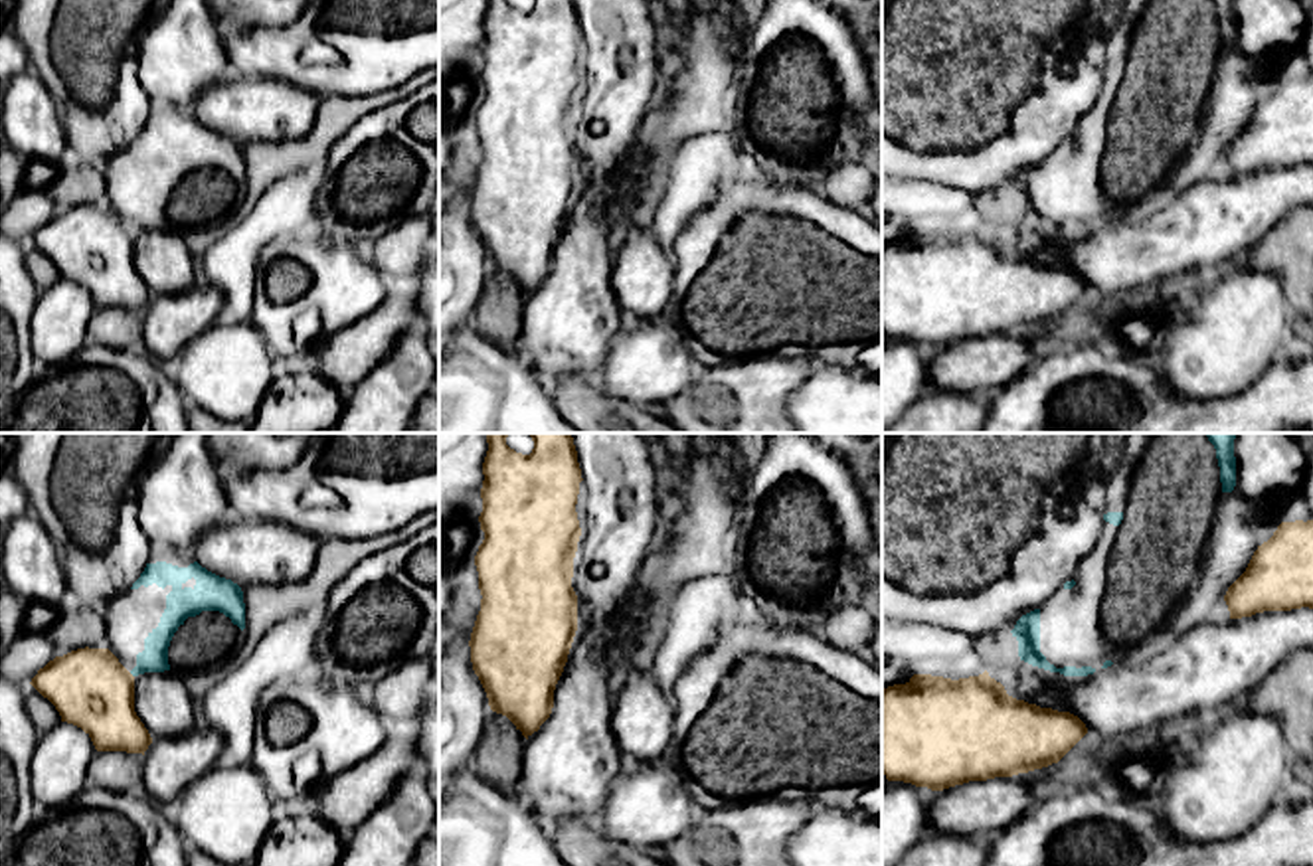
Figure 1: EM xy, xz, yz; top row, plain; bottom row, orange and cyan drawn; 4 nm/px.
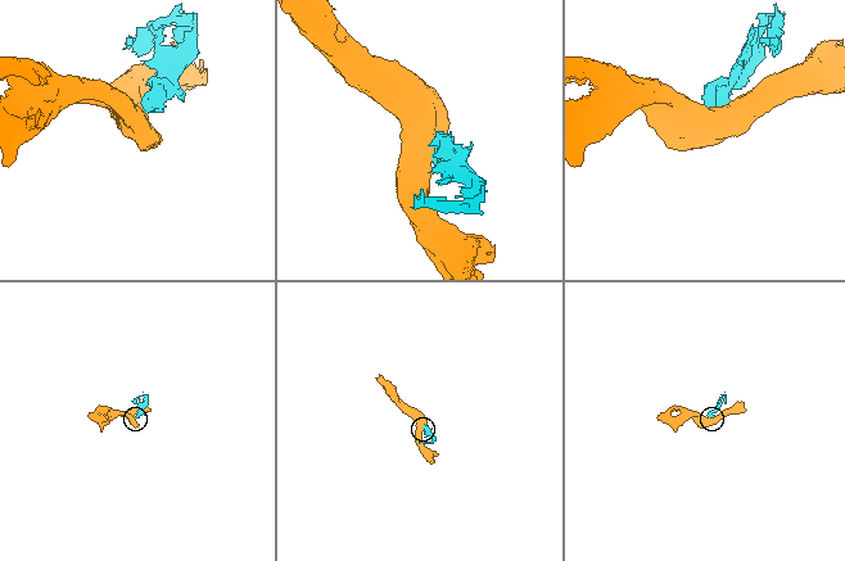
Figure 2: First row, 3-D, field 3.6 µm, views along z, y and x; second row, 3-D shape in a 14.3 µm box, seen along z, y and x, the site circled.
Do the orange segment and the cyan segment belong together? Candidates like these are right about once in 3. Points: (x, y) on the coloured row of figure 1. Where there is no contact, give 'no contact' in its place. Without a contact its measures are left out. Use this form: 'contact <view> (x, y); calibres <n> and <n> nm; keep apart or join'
contact xy (131, 675); calibres 320 and 110 nm; keep apart

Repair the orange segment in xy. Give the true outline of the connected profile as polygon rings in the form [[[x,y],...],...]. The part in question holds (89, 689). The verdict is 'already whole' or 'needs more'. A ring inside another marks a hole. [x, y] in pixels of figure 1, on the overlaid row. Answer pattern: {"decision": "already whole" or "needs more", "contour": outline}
{"decision": "already whole", "contour": [[[77,649],[55,656],[30,682],[47,698],[61,716],[61,722],[81,728],[97,751],[142,753],[152,737],[134,712],[134,676],[119,662],[109,649]]]}

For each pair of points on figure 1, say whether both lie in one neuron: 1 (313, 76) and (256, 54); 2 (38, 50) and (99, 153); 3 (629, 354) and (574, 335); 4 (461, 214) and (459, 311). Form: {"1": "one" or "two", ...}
{"1": "one", "2": "one", "3": "two", "4": "one"}

